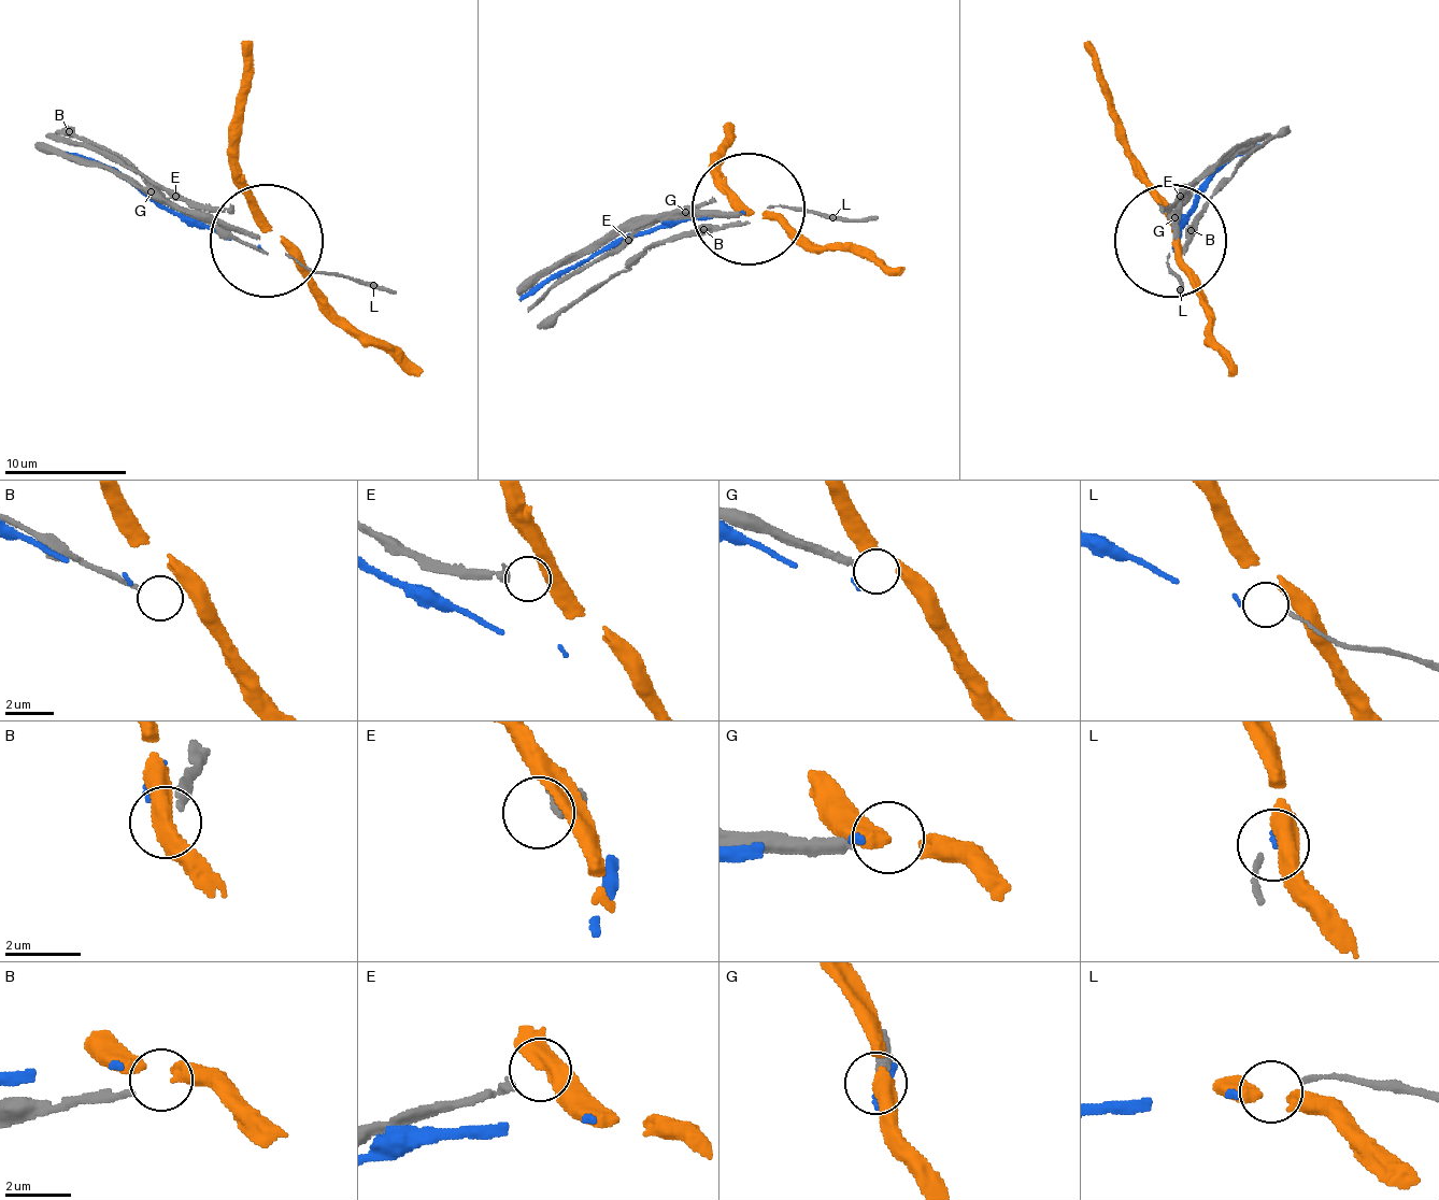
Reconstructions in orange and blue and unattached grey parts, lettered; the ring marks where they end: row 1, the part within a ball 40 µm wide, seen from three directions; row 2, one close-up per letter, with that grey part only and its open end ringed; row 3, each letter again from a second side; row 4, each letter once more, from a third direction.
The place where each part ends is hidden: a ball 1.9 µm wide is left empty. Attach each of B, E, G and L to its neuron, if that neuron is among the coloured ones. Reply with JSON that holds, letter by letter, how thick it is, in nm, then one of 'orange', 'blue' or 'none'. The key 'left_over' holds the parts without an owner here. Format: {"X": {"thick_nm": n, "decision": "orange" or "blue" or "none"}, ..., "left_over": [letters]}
{"B": {"thick_nm": 180, "decision": "none"}, "E": {"thick_nm": 280, "decision": "none"}, "G": {"thick_nm": 300, "decision": "none"}, "L": {"thick_nm": 140, "decision": "blue"}, "left_over": ["B", "E", "G"]}

